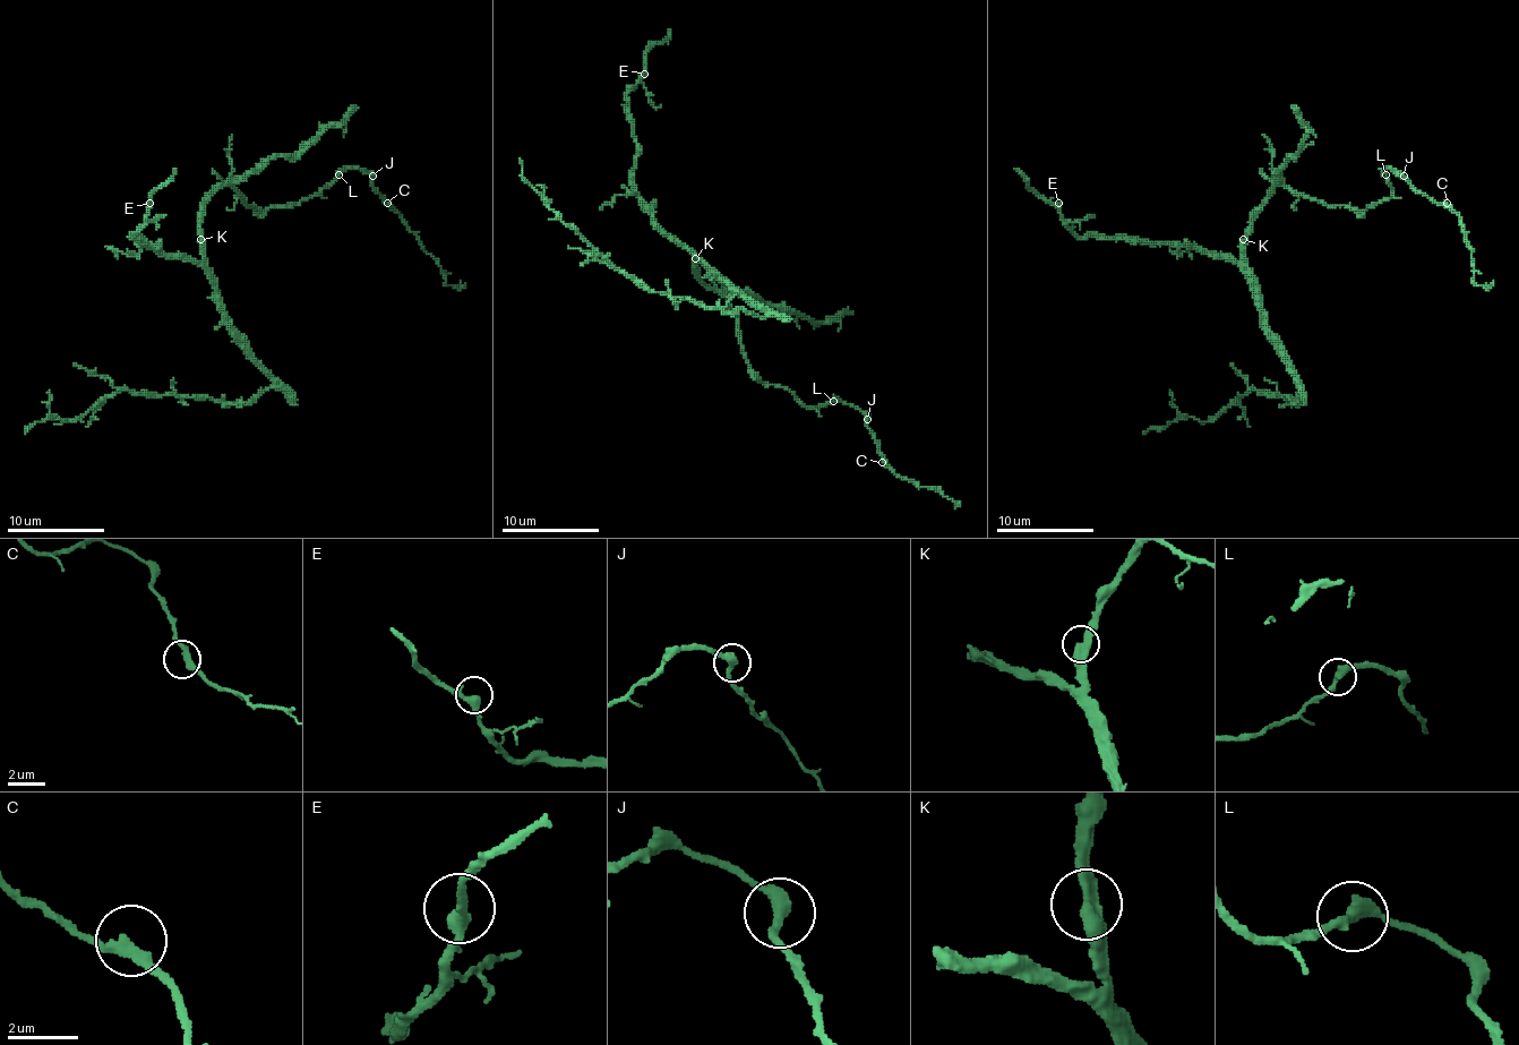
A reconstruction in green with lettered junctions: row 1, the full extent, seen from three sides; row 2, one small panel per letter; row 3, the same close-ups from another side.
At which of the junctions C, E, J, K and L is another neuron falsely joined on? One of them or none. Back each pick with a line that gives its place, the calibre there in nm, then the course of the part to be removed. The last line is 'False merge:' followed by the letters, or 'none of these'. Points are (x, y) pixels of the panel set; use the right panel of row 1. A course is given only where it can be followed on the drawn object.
False merge: none of these

